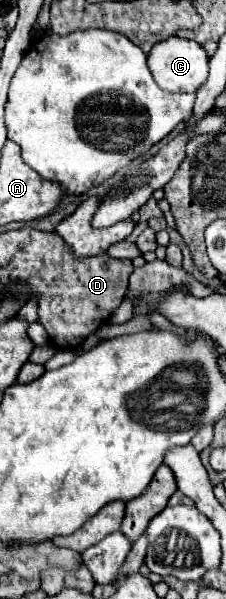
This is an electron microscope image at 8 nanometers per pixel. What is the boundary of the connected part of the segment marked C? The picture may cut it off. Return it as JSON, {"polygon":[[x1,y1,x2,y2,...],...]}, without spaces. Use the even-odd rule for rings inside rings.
{"polygon":[[178,35,158,41,148,53,148,67,154,75,154,81,164,91,170,91,170,93,196,93,200,85,208,79,208,61,210,57,200,43,192,39,182,39]]}

